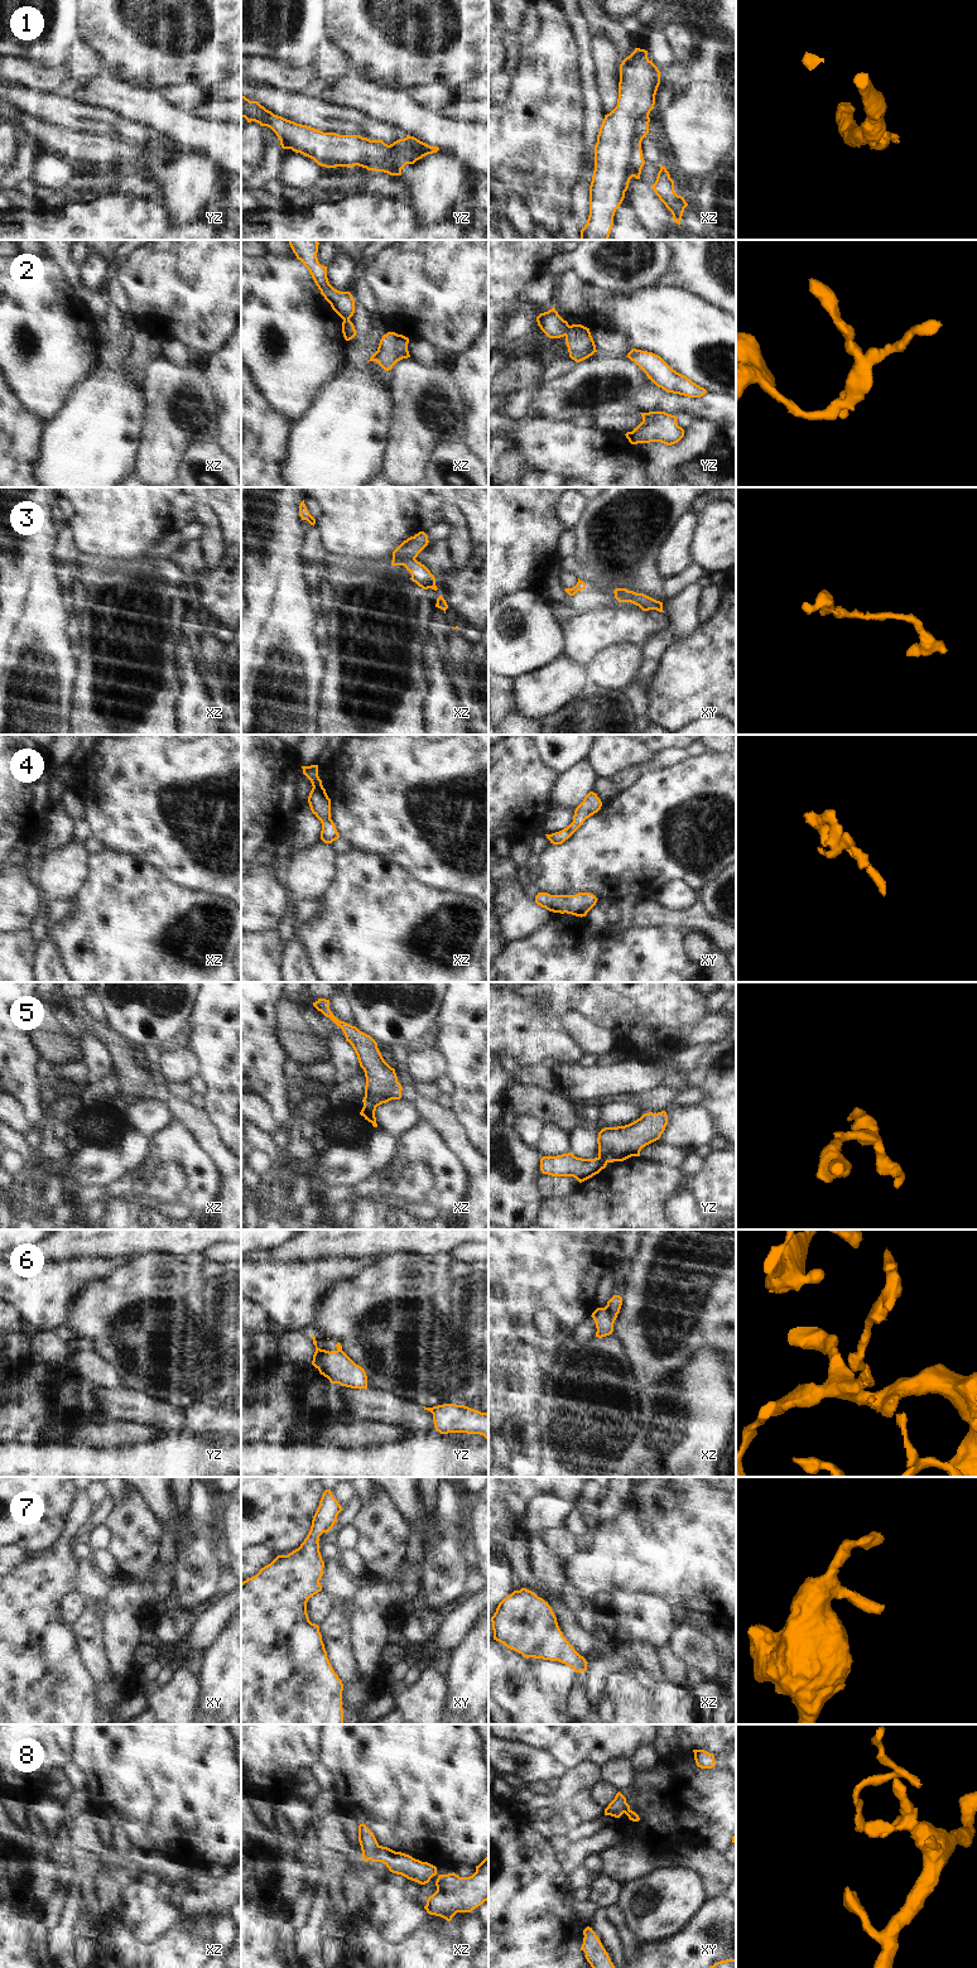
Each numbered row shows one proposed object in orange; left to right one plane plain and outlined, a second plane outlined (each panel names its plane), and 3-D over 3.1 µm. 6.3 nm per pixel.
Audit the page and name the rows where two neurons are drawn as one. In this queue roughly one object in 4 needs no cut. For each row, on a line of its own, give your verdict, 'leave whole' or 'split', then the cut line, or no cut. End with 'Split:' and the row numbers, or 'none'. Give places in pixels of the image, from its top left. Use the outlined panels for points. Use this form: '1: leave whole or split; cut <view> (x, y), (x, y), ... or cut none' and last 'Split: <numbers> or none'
1: split; cut xz (640, 148), (630, 150), (629, 167), (634, 176)
2: split; cut yz (569, 326), (564, 335)
3: split; cut xz (393, 557), (414, 559)
4: leave whole; cut none
5: split; cut xz (365, 1096), (385, 1091), (390, 1100)
6: split; cut yz (330, 1352), (321, 1357), (316, 1367)
7: leave whole; cut none
8: split; cut xz (379, 1846), (370, 1858)
Split: 1, 2, 3, 5, 6, 8

